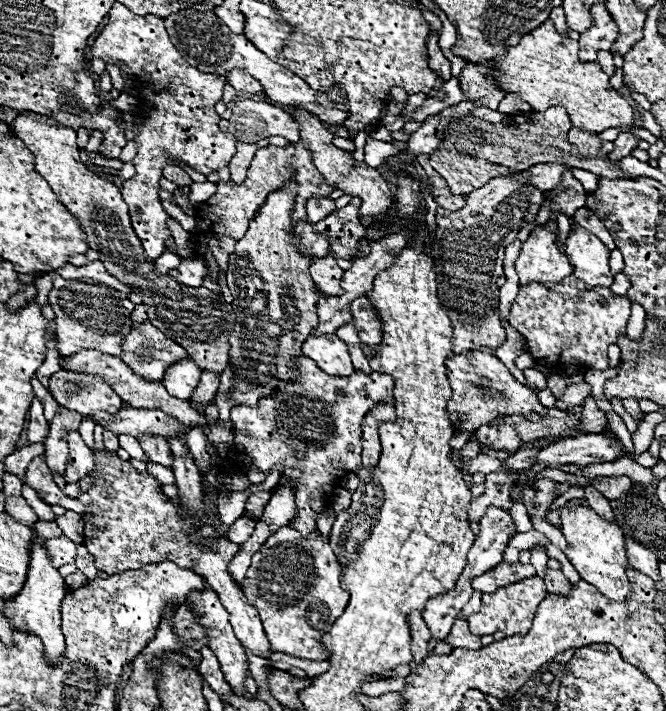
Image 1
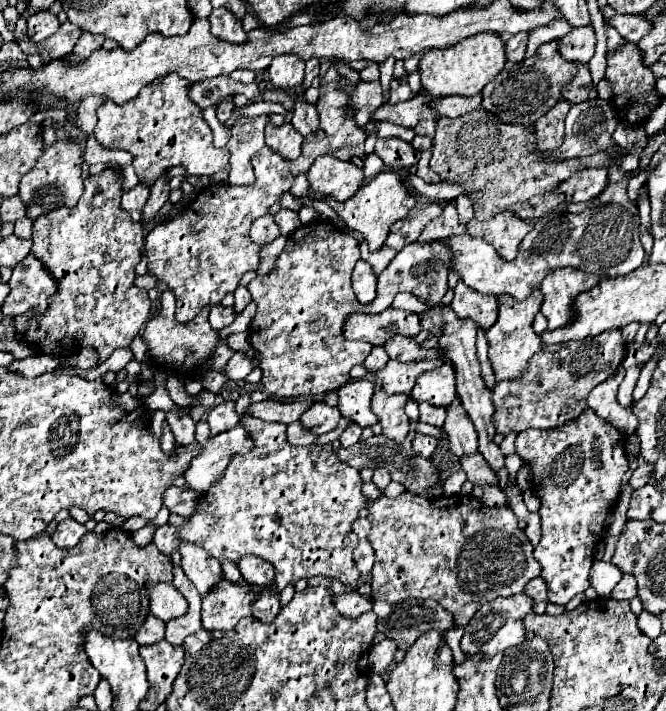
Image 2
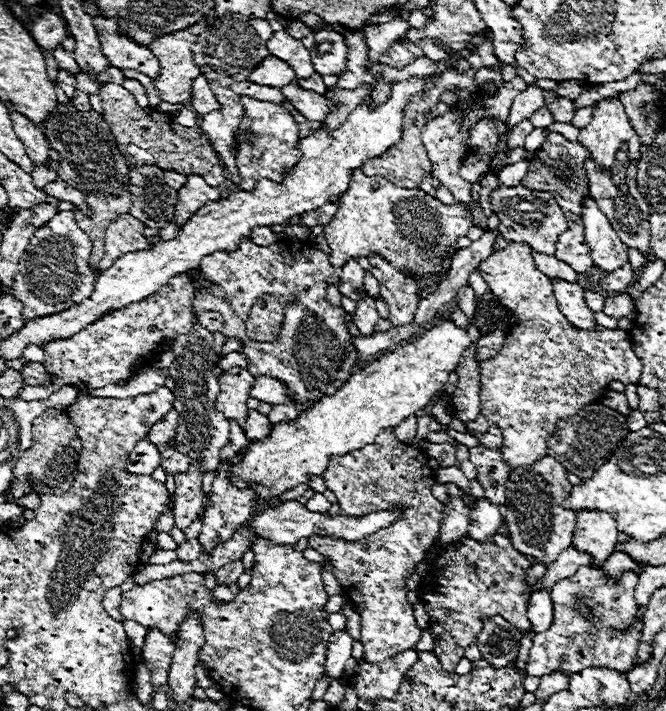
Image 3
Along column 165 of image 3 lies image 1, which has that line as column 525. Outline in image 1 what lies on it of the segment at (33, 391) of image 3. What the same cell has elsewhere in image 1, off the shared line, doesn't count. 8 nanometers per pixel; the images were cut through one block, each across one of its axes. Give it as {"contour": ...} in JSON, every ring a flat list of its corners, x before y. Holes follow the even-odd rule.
{"contour":[[566,276,566,280,562,284,556,284,556,286,552,286,552,284,528,284,528,286,522,286,518,296,516,296,516,300,514,300,514,304,512,304,512,308,510,308,510,316,508,316,508,322,524,336,528,352,532,354,532,358,536,362,544,362,544,364,548,364,552,368,566,368,566,366,572,366,572,364,580,364,586,370,590,370,590,368,594,368,594,370,608,370,610,368,608,346,614,344,620,336,626,334,626,322,628,320,630,320,630,300,626,296,614,296,614,292,610,292,610,288,592,288,592,290,586,290,586,286,576,276]]}

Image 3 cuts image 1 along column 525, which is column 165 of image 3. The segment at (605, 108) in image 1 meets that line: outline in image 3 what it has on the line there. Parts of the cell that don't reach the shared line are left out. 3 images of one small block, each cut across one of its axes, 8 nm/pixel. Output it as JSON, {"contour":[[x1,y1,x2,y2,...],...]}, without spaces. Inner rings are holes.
{"contour":[[194,24,190,28,186,28,184,32,174,32,174,34,168,34,168,36,162,36,162,38,156,38,152,44,150,44,150,50,152,54,158,58,160,62,160,76,154,80,154,88,160,90,160,96,164,102,170,102,170,104,176,104,176,102,182,102,182,104,190,104,190,90,192,90,192,80,196,76,200,76,200,68,196,66,194,62,194,54,192,54,192,44,196,44,198,40,198,34,200,34,200,28]]}

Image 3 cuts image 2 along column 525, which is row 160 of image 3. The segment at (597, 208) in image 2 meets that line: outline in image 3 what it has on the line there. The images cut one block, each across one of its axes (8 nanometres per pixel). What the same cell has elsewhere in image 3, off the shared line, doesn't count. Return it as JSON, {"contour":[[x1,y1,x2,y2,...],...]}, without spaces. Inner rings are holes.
{"contour":[[242,96,242,104,248,112,244,118,244,124,240,124,240,148,238,148,238,168,242,176,240,188,246,192,252,192,256,182,262,178,268,178,272,182,282,182,286,170,294,168,302,156,302,152,296,148,298,144,298,124,294,122,292,114,282,106,274,102,256,100,250,96]]}

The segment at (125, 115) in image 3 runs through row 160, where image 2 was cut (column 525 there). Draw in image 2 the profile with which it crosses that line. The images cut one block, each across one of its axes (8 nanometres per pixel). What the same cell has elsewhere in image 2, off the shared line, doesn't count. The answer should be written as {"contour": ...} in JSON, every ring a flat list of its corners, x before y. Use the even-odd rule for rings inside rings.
{"contour":[[474,110,458,120,438,118,430,168,442,182,462,186,464,194,472,202,476,220,480,222,486,222,506,210,514,212,522,220,538,220,542,214,546,216,564,202,556,184,566,180,572,172,582,168,608,168,630,152,642,154,642,148,624,150,616,146,614,150,606,150,596,156,564,160,562,164,546,164,542,154,534,152,534,144,530,144,530,140,534,140,534,136,530,136,530,128,522,124,502,124,496,116,482,110]]}

